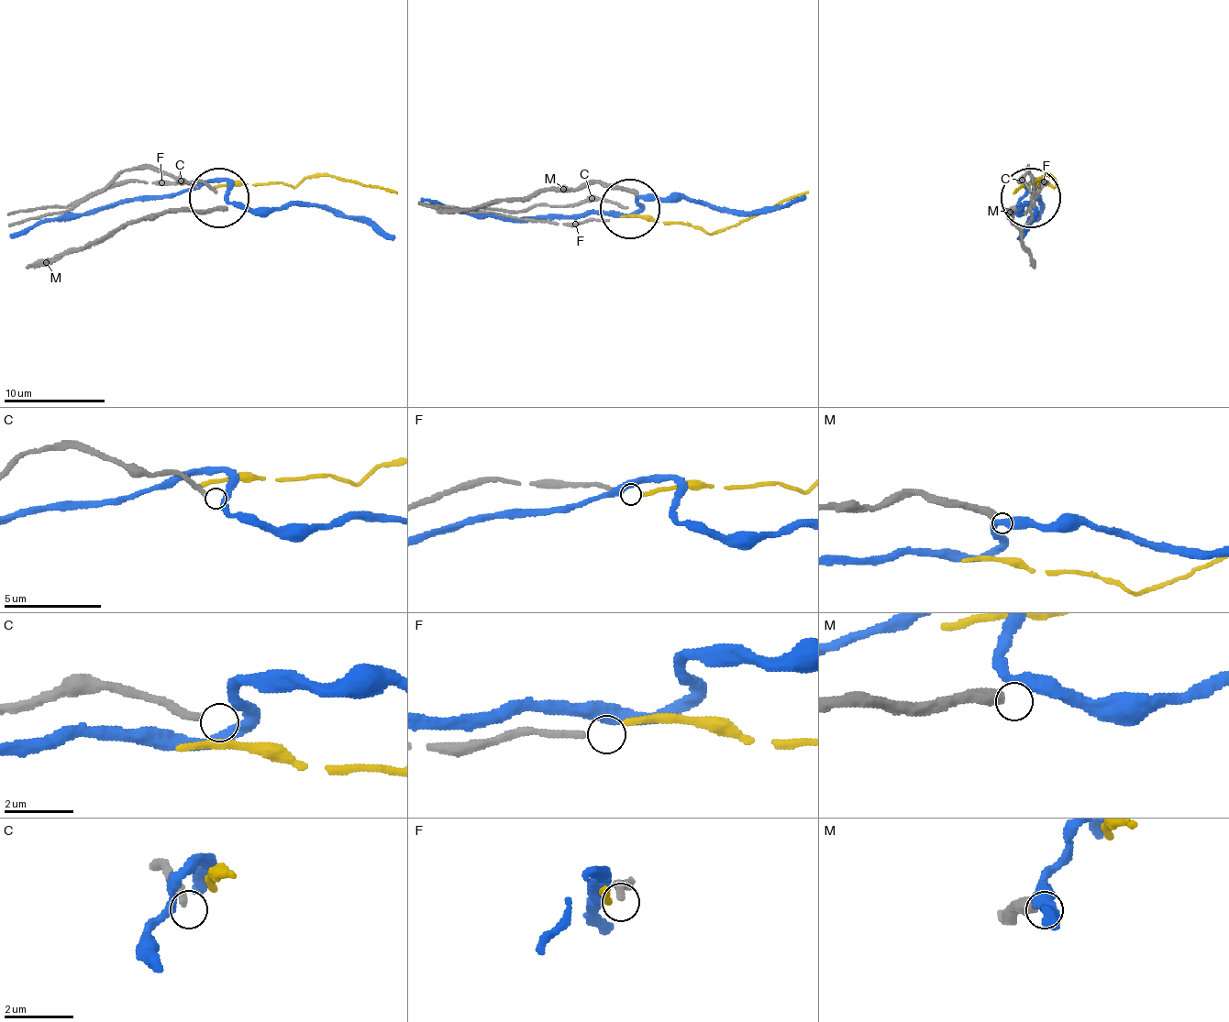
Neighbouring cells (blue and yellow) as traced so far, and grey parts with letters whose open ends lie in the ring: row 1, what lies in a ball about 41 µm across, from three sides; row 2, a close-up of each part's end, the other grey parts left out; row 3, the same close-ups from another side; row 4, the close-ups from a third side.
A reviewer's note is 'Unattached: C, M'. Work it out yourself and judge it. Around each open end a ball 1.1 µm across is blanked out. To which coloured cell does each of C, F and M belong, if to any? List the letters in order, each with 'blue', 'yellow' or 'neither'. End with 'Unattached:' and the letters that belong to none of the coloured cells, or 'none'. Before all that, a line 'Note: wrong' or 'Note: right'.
Note: right
C: neither
F: yellow
M: neither
Unattached: C, M

